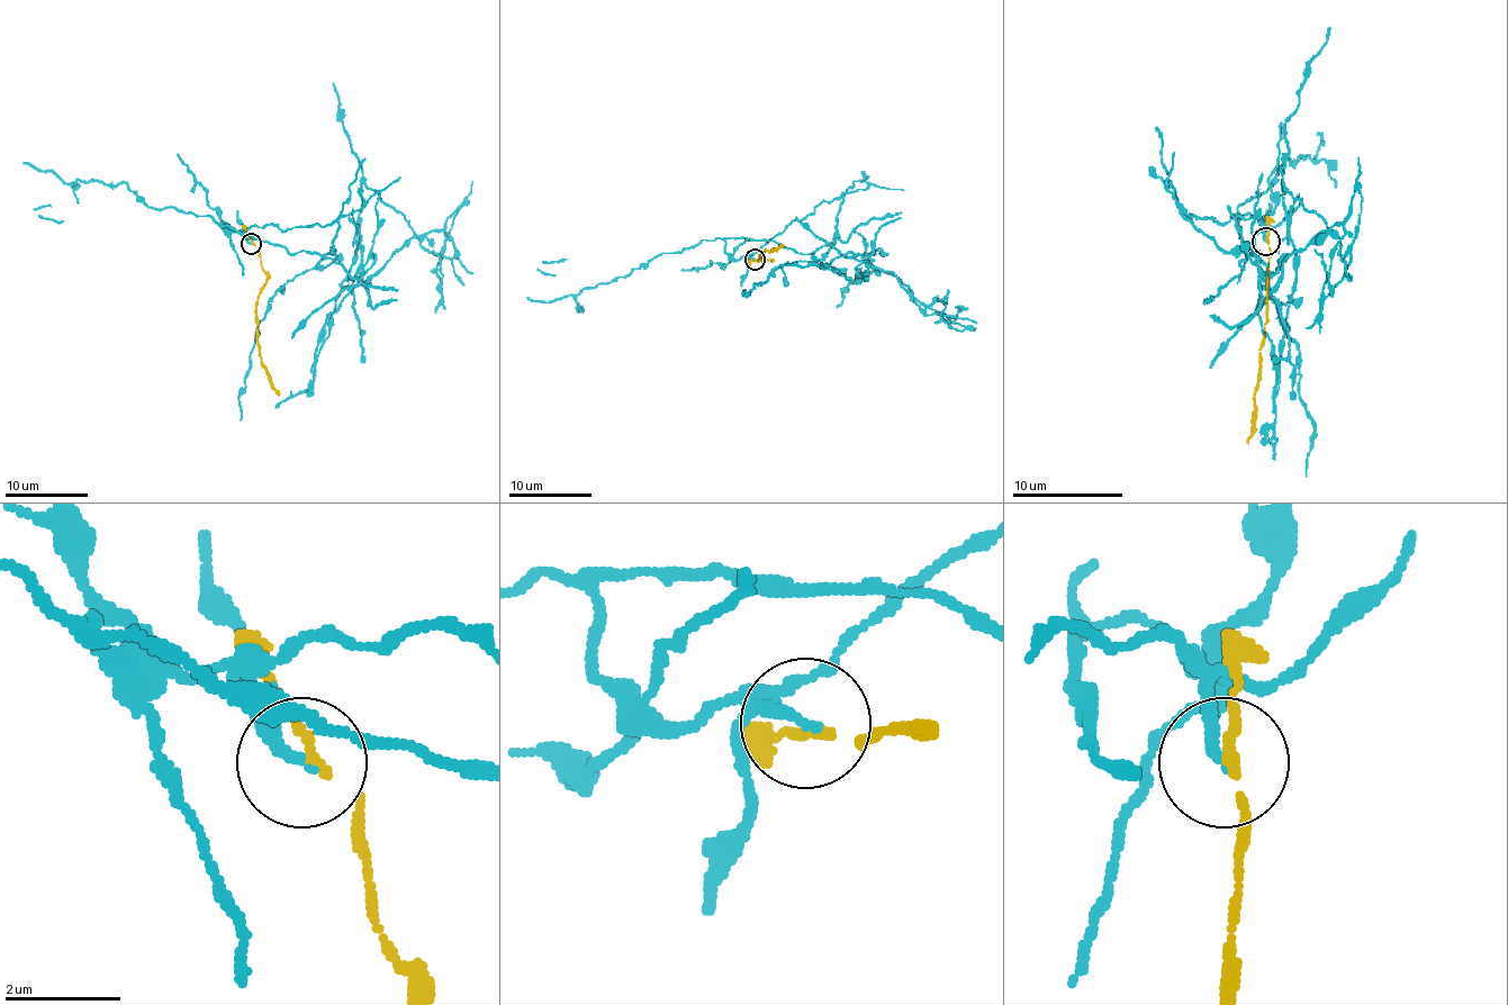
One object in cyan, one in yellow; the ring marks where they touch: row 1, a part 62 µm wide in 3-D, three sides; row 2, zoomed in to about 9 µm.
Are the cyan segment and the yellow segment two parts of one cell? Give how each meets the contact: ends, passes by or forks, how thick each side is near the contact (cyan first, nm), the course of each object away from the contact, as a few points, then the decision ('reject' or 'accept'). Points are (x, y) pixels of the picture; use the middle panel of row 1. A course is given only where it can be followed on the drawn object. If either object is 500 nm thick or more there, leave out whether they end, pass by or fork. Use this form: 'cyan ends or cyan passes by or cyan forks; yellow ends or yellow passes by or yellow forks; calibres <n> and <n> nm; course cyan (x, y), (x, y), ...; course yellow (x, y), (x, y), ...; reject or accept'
cyan ends; yellow passes by; calibres 200 and 140 nm; course cyan (755, 259), (733, 259), (725, 240), (812, 254), (893, 217), (870, 263), (918, 304), (874, 271), (837, 308); course yellow (755, 259), (770, 261), (760, 259), (760, 254), (783, 244); reject

